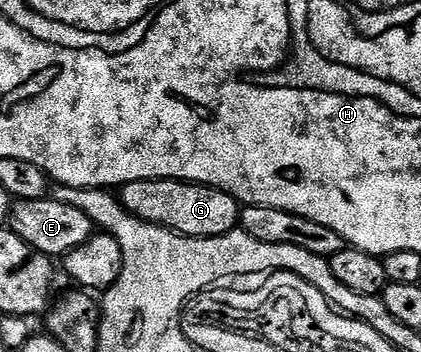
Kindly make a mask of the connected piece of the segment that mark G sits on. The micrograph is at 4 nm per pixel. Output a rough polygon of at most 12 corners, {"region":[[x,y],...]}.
{"region":[[172,178],[129,182],[132,216],[186,238],[240,226],[228,192]]}

